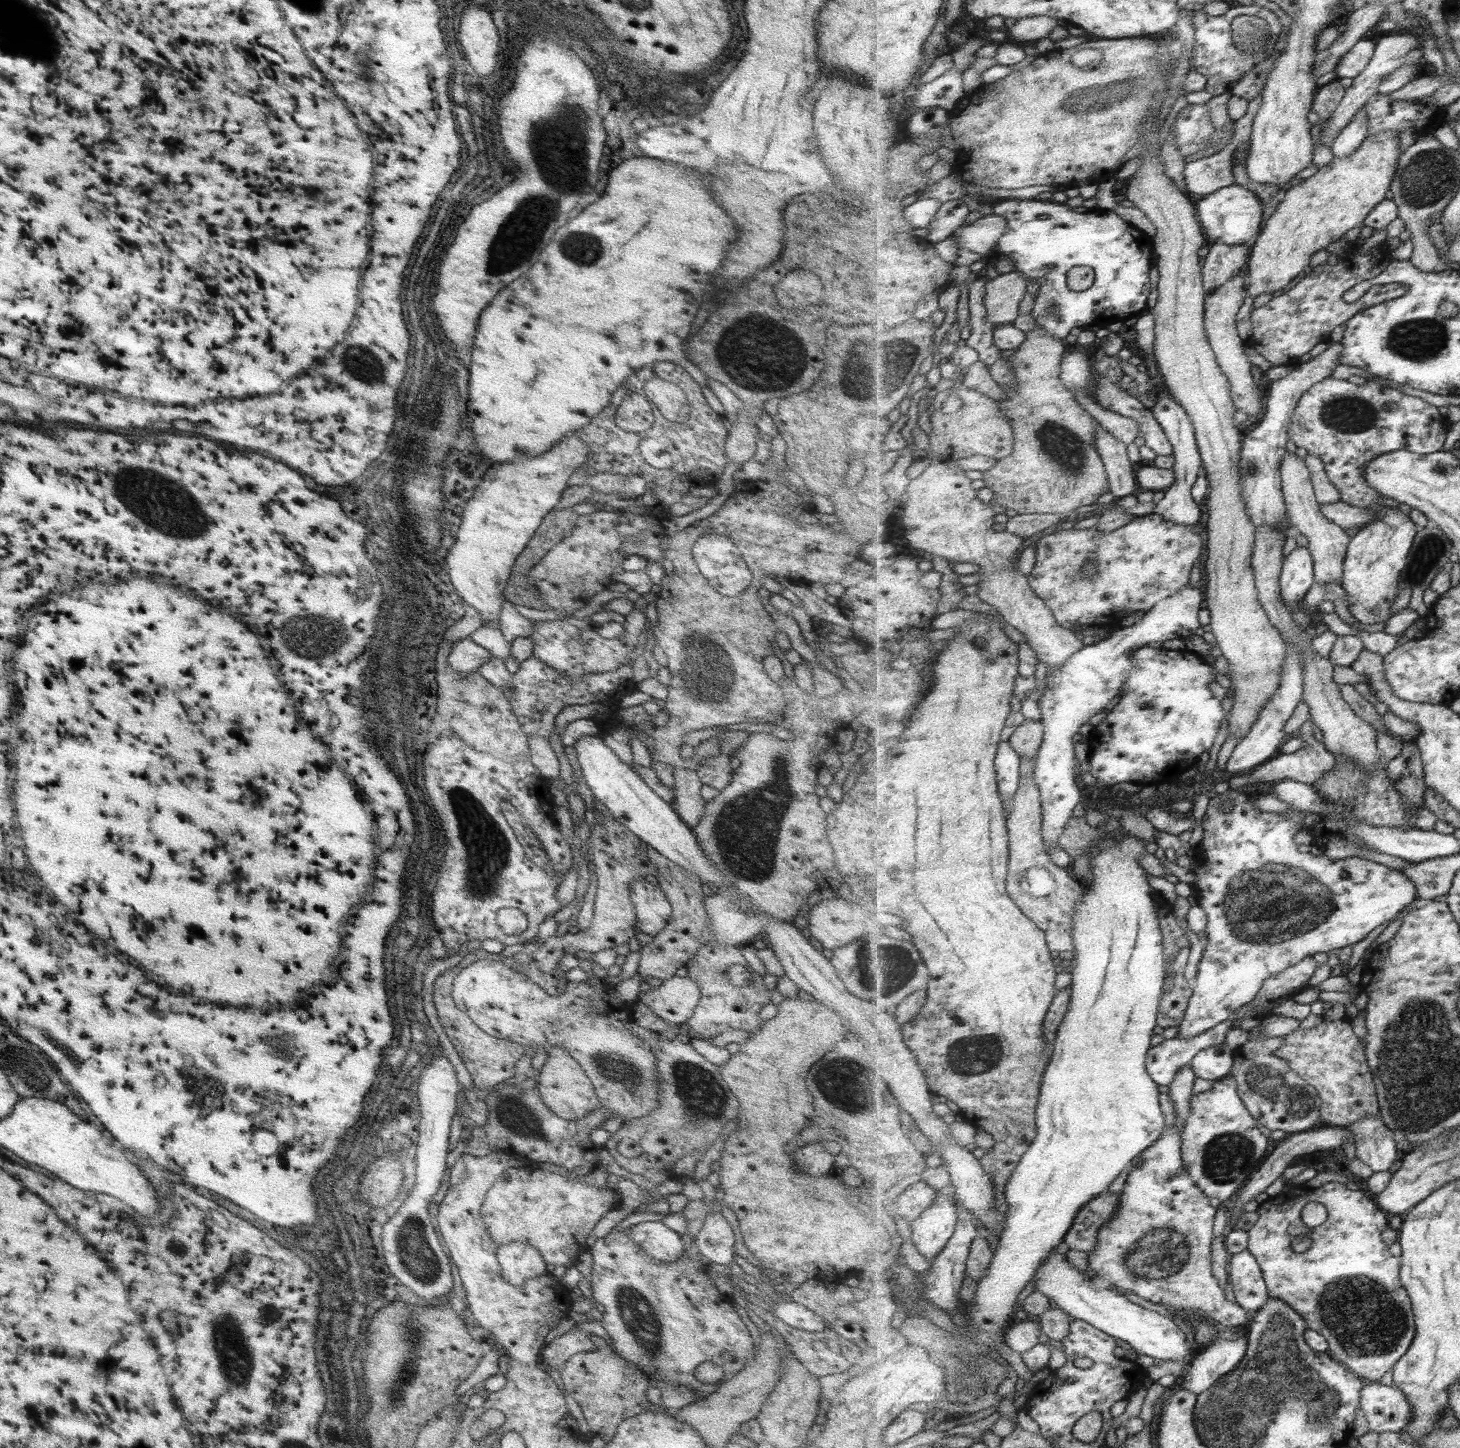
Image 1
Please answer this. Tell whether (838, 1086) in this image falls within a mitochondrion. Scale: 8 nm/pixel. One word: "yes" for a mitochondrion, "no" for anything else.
yes

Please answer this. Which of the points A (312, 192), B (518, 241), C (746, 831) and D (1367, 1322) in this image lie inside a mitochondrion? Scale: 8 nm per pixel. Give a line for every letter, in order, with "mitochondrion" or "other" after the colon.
A: other
B: mitochondrion
C: mitochondrion
D: mitochondrion

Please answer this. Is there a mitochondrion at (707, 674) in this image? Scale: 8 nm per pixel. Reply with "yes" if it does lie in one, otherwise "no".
yes

